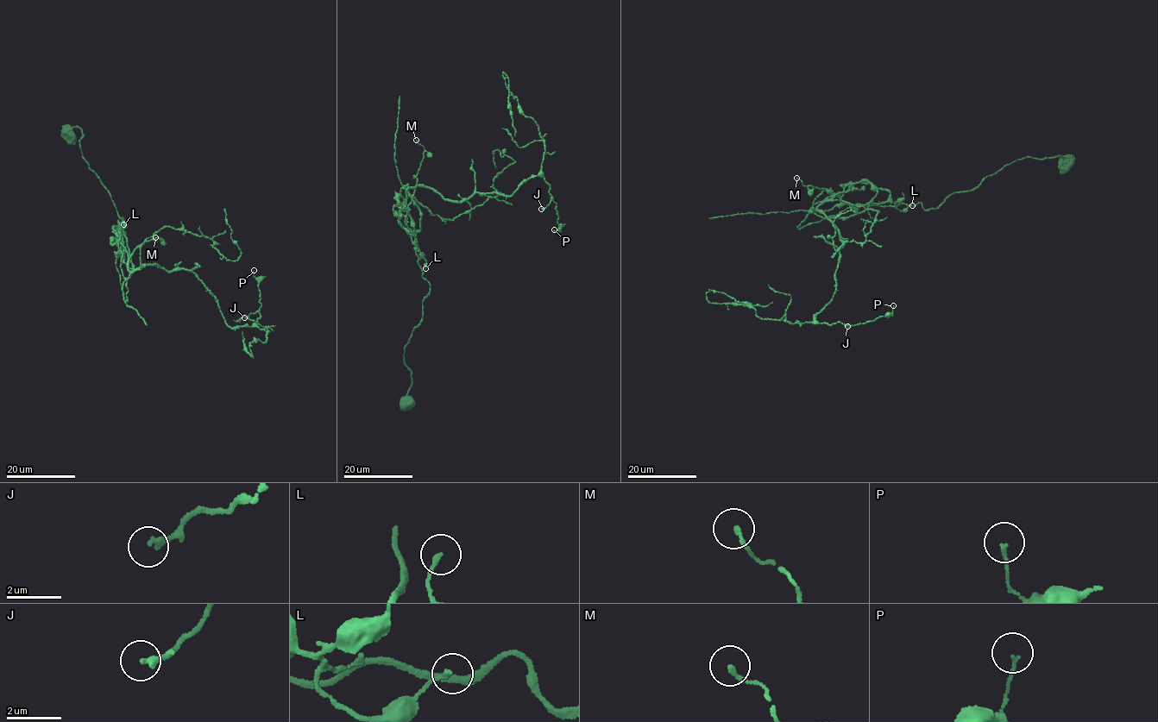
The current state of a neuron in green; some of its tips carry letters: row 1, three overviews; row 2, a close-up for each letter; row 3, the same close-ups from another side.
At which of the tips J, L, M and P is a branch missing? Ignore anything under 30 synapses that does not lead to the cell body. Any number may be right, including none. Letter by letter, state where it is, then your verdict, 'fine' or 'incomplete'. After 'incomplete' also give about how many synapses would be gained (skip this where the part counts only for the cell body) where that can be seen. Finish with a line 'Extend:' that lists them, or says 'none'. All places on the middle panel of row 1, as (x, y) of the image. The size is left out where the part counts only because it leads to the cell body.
J: at (541, 209); fine
L: at (425, 268); fine
M: at (416, 140); fine
P: at (554, 229); fine
Extend: none

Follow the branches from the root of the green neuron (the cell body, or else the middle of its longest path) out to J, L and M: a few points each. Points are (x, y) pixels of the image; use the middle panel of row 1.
J: (405, 404), (405, 348), (431, 288), (405, 185), (456, 202), (509, 197), (540, 175), (552, 197), (541, 209)
L: (405, 404), (412, 384), (405, 348), (431, 288), (405, 221), (407, 184), (415, 191), (407, 214), (425, 268)
M: (405, 404), (412, 384), (405, 348), (431, 288), (405, 221), (405, 185), (415, 185), (424, 151), (416, 140)

